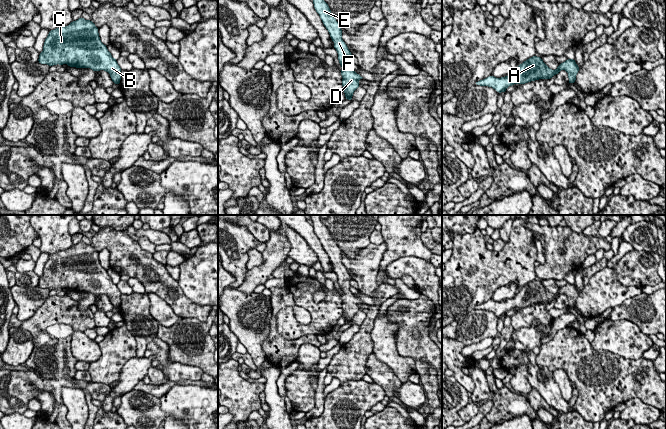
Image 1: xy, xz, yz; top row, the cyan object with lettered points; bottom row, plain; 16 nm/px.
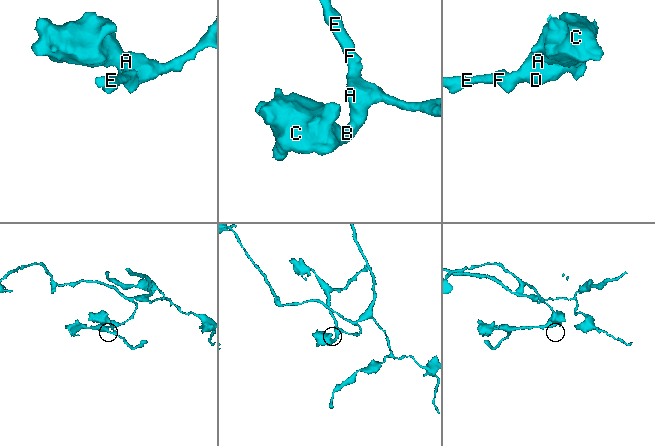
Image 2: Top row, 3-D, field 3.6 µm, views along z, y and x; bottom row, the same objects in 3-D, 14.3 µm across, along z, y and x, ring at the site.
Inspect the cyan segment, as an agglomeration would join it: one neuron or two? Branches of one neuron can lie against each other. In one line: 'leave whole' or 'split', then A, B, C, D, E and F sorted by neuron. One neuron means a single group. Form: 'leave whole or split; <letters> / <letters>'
leave whole; A B C D E F

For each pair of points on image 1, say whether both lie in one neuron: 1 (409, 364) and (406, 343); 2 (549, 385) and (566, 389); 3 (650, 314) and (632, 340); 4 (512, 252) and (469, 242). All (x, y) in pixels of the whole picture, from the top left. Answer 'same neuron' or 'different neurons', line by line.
1: different neurons
2: different neurons
3: different neurons
4: same neuron

